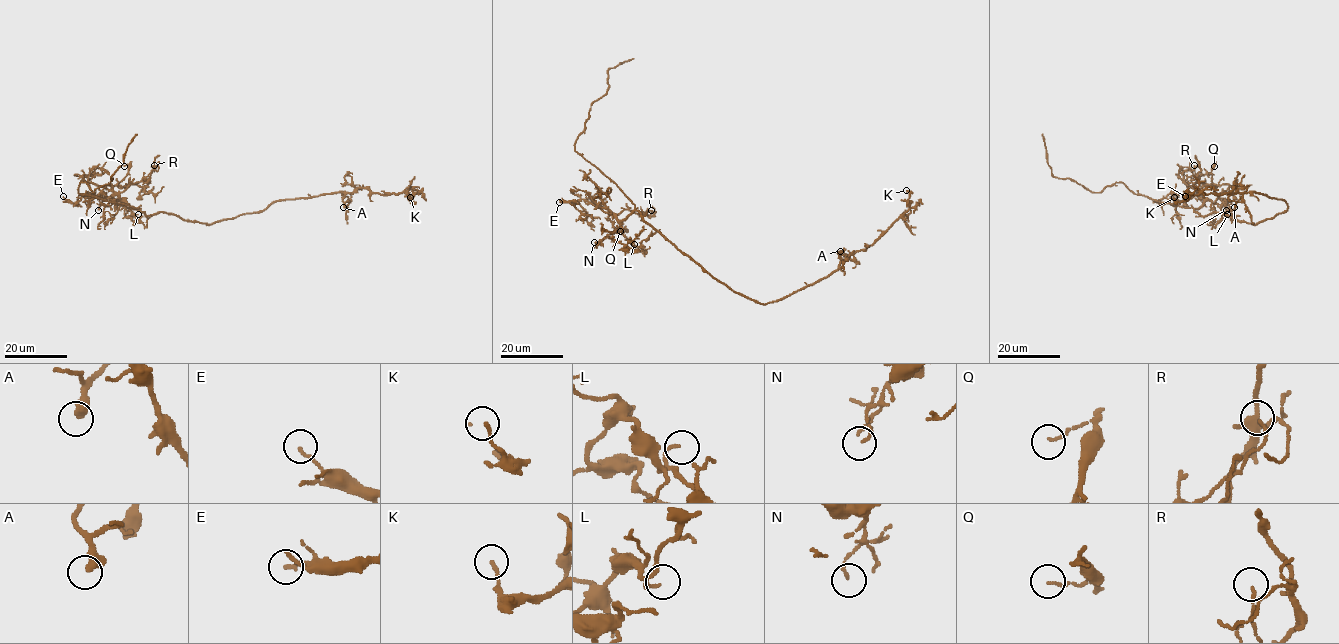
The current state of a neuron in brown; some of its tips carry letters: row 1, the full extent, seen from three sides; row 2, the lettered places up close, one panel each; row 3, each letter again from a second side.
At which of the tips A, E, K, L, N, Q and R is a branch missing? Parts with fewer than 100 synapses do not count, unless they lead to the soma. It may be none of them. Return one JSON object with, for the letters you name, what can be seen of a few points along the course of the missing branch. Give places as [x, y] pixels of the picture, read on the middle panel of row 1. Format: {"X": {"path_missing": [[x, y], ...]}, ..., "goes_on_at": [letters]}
{"goes_on_at": []}

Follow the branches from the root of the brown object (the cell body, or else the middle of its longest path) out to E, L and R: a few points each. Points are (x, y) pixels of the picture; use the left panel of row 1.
E: (185, 220), (162, 212), (146, 216), (111, 191), (87, 182), (78, 185), (75, 203), (63, 196)
L: (185, 220), (162, 212), (146, 216), (124, 200), (116, 203), (127, 207), (135, 217), (138, 214)
R: (185, 220), (162, 212), (146, 216), (120, 197), (119, 194), (130, 185), (145, 178), (154, 165)

